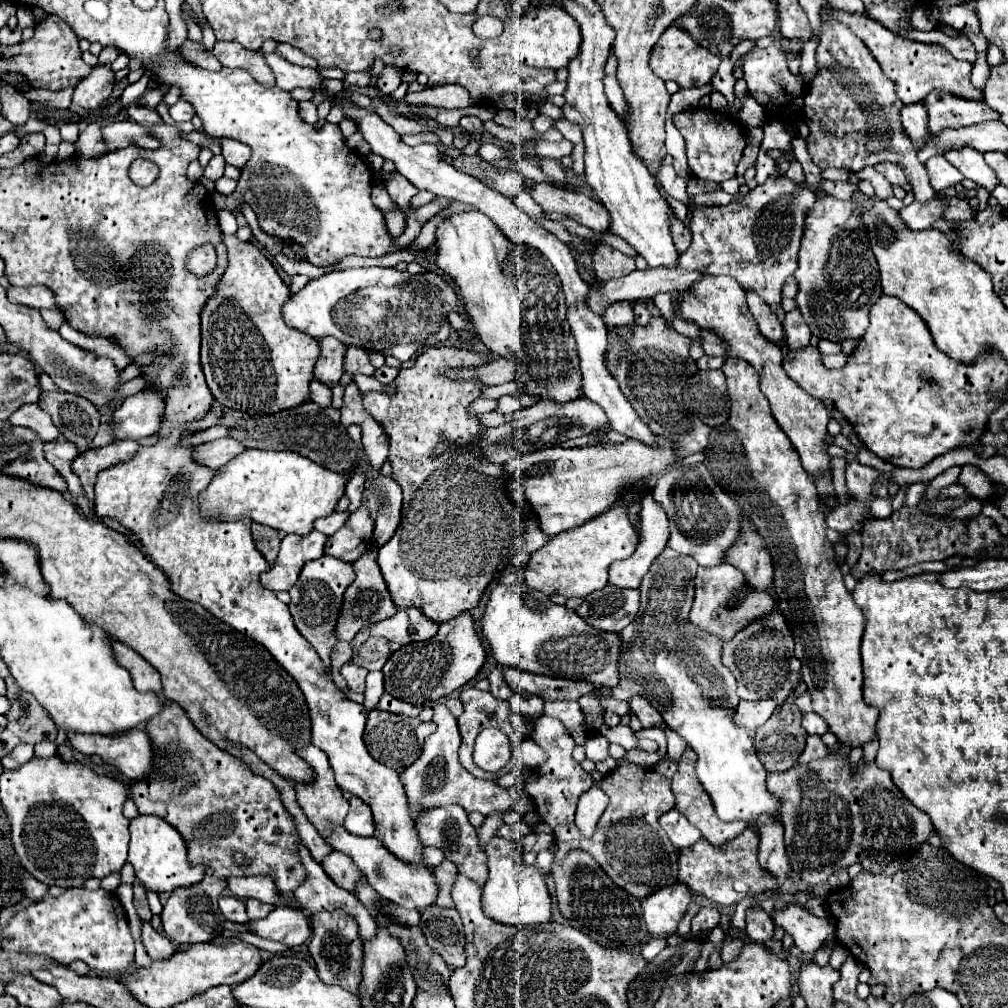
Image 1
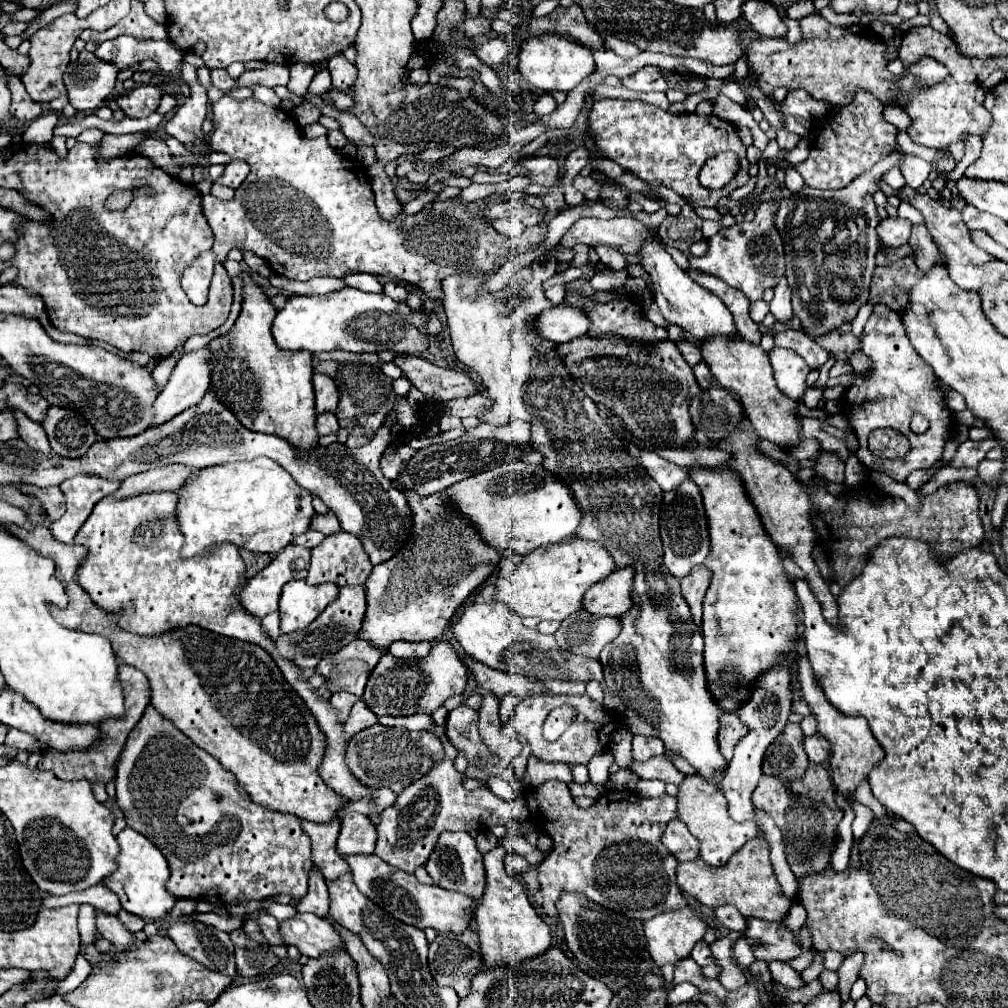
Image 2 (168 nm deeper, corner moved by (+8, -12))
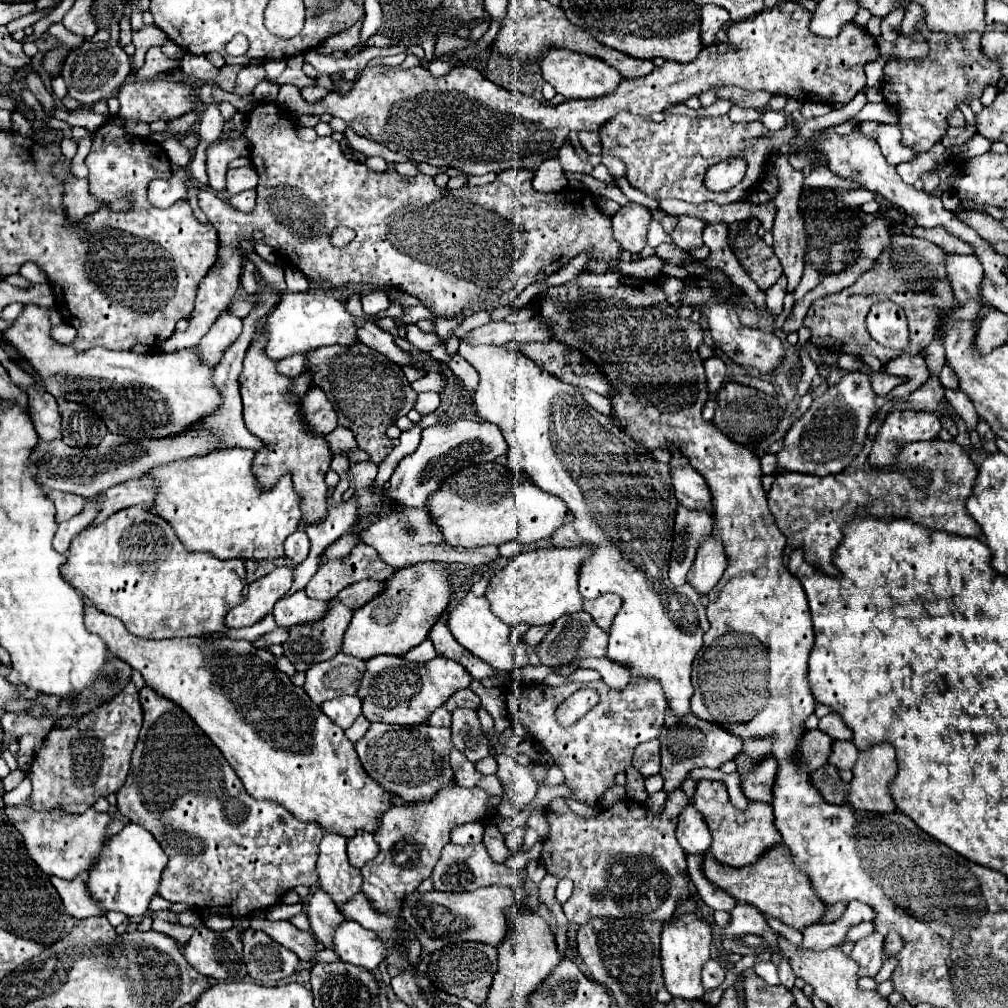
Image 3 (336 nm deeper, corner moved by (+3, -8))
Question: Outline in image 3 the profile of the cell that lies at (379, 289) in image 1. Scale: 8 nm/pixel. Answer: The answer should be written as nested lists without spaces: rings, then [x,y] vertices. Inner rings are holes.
[[[307,290],[307,292],[285,292],[275,306],[275,310],[267,318],[267,356],[275,360],[283,360],[287,356],[293,356],[297,352],[311,352],[321,346],[351,346],[359,342],[357,326],[353,314],[349,314],[345,300],[335,298],[333,294],[327,294],[323,290]]]

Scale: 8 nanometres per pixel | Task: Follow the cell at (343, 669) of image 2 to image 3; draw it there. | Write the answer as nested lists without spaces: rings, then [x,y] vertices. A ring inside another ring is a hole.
[[[339,652],[331,660],[313,664],[305,674],[305,692],[321,704],[343,694],[357,694],[365,674],[365,660]]]

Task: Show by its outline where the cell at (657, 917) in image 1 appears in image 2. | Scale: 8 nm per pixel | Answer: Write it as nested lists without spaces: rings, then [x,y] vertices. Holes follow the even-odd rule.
[[[692,908],[658,914],[650,922],[644,922],[644,934],[654,964],[658,968],[664,964],[676,966],[680,960],[690,958],[692,948],[702,940],[706,928],[706,922],[700,920]]]

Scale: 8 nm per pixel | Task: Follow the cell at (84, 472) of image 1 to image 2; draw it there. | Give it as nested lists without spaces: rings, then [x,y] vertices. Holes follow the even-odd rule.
[[[90,474],[74,476],[74,478],[62,482],[60,490],[66,496],[66,514],[60,520],[50,524],[52,536],[62,544],[72,544],[76,532],[86,522],[86,518],[90,516],[96,502],[114,494],[114,490],[118,486],[120,486],[120,482],[104,480],[100,476],[96,478]]]

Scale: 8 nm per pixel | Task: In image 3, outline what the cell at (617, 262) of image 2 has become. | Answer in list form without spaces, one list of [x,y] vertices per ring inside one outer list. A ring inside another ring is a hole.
[[[627,204],[623,206],[613,218],[613,240],[627,252],[639,254],[645,248],[647,240],[647,224],[651,214],[641,204]]]

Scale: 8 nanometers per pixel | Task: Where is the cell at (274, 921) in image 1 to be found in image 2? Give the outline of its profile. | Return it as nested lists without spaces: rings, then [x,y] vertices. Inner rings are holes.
[[[296,914],[294,918],[280,924],[280,932],[288,946],[298,946],[300,954],[308,958],[320,958],[344,950],[340,932],[326,918],[314,914]]]

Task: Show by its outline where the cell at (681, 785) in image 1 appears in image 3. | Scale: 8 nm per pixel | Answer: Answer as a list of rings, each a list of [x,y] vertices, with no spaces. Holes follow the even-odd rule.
[[[699,780],[691,804],[703,814],[703,820],[713,836],[711,856],[721,864],[735,868],[749,866],[759,858],[759,854],[767,850],[767,846],[773,846],[781,840],[781,834],[773,824],[773,808],[765,806],[765,802],[751,802],[747,810],[737,810],[731,804],[727,788],[721,780]]]

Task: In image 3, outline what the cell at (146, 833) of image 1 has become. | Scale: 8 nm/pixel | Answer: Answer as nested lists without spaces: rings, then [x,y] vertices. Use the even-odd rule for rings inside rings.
[[[129,822],[107,842],[105,852],[101,852],[101,862],[89,870],[89,890],[95,898],[101,898],[105,910],[119,910],[129,918],[145,916],[149,912],[151,898],[157,894],[165,866],[167,854],[161,850],[153,834],[143,826]]]

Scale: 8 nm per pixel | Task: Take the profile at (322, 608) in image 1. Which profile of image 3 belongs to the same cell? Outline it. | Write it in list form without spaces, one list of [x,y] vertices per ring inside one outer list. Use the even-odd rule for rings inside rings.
[[[297,590],[289,596],[283,596],[277,600],[273,608],[273,616],[277,626],[289,628],[295,624],[307,624],[313,622],[315,618],[319,620],[327,612],[325,600],[313,600],[305,594],[305,590]]]

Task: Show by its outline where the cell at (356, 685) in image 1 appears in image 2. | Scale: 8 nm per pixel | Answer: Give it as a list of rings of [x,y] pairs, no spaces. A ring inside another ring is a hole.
[[[336,692],[336,694],[332,694],[330,702],[332,702],[332,706],[336,706],[336,710],[340,714],[340,722],[344,722],[348,718],[350,708],[354,706],[356,700],[358,700],[358,696],[354,696],[350,692]]]

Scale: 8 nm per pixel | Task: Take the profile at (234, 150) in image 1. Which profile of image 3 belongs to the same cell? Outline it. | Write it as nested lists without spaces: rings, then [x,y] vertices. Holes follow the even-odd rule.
[[[251,164],[235,168],[235,170],[227,170],[227,192],[237,194],[243,190],[255,188],[257,180],[259,180],[259,176]]]

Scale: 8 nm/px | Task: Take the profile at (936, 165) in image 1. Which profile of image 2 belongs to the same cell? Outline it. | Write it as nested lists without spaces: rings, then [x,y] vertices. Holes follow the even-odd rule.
[[[904,154],[902,160],[900,160],[900,170],[902,170],[902,176],[906,178],[906,186],[918,190],[928,180],[928,174],[930,174],[932,166],[926,160],[922,160],[922,158]]]

